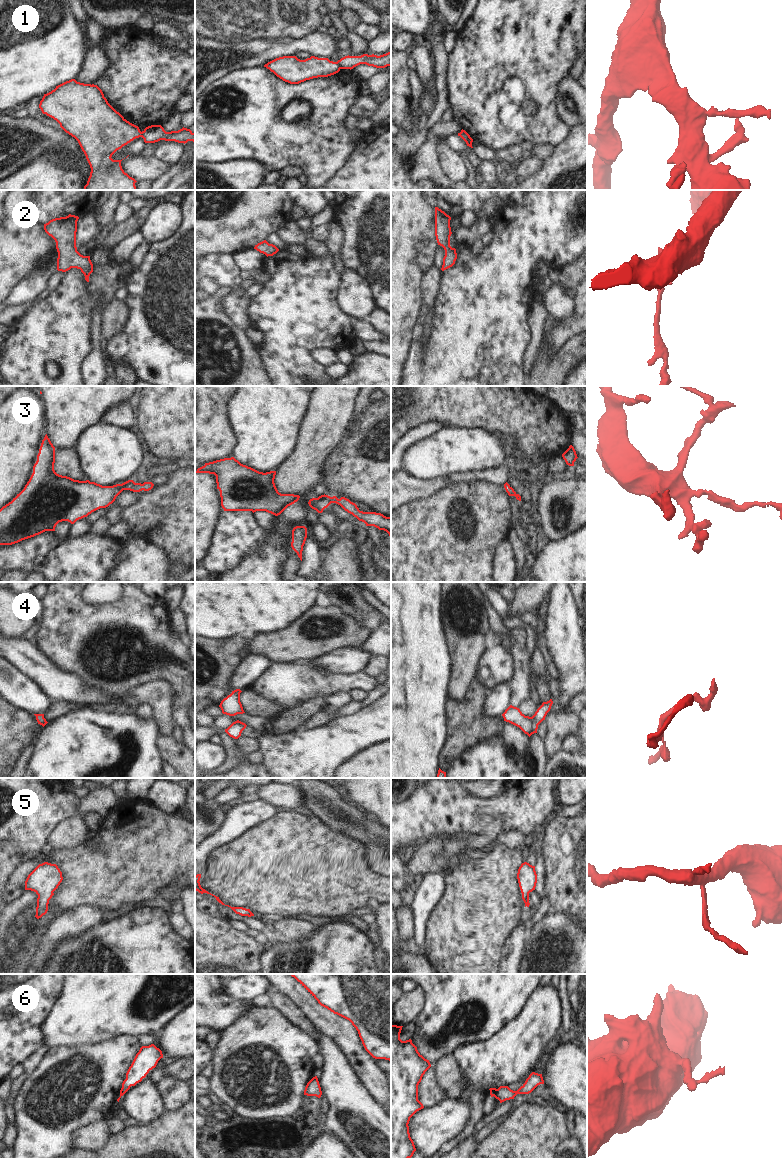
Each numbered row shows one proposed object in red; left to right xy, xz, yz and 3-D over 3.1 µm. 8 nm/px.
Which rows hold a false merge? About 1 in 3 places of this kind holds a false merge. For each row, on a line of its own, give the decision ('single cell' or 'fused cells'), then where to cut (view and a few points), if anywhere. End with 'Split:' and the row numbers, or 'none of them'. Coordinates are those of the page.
1: fused cells; cut in xz along (336, 62), (340, 68)
2: single cell; no cut
3: single cell; no cut
4: single cell; no cut
5: single cell; no cut
6: fused cells; cut in yz along (497, 1089), (494, 1096)
Split: 1, 6

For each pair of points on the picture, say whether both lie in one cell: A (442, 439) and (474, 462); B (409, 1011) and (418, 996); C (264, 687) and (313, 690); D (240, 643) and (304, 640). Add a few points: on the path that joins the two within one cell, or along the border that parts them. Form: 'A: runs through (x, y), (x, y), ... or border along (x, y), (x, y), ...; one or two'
A: runs through (450, 447), (452, 449), (461, 449), (466, 454); one
B: runs through (409, 1007), (414, 1000); one
C: runs through (276, 687), (301, 687); one
D: border along (253, 636), (251, 652); two

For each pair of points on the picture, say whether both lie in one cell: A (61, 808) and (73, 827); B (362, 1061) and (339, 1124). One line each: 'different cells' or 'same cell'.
A: different cells
B: different cells

